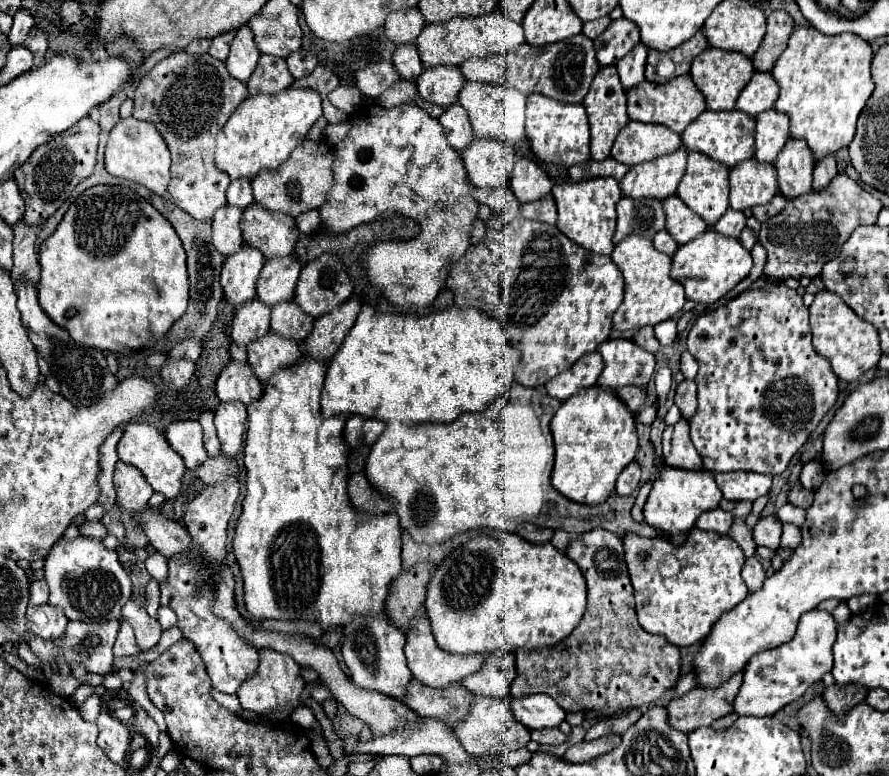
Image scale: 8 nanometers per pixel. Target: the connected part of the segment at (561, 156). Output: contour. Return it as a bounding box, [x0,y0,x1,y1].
[526,95,590,167]

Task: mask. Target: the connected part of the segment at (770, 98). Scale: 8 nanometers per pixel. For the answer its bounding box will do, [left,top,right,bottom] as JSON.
[736,73,778,117]

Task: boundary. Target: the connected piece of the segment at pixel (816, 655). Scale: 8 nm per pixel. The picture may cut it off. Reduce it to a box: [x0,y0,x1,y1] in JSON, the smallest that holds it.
[734,611,836,717]

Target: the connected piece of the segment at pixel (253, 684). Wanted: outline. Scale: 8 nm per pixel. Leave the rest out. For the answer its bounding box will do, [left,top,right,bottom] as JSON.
[238,649,306,713]

